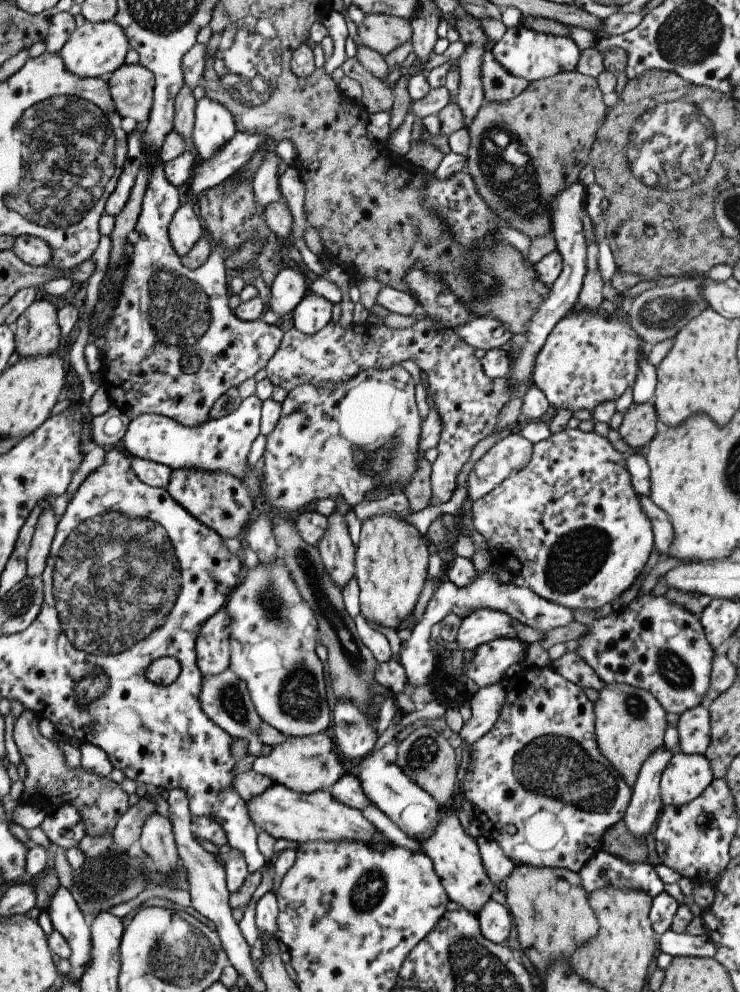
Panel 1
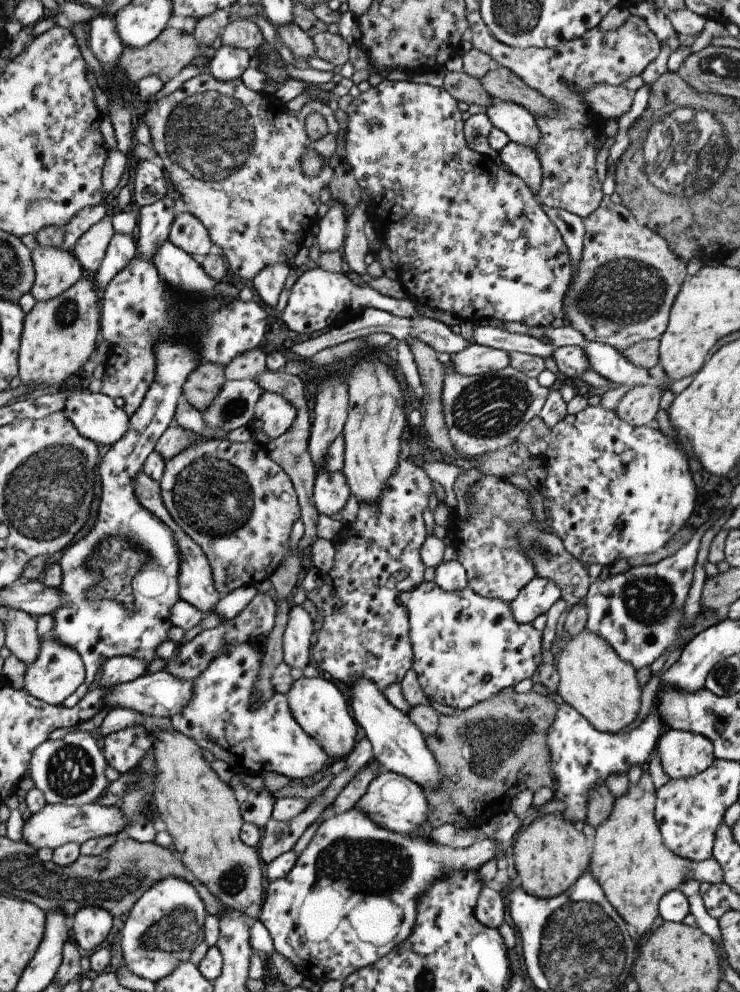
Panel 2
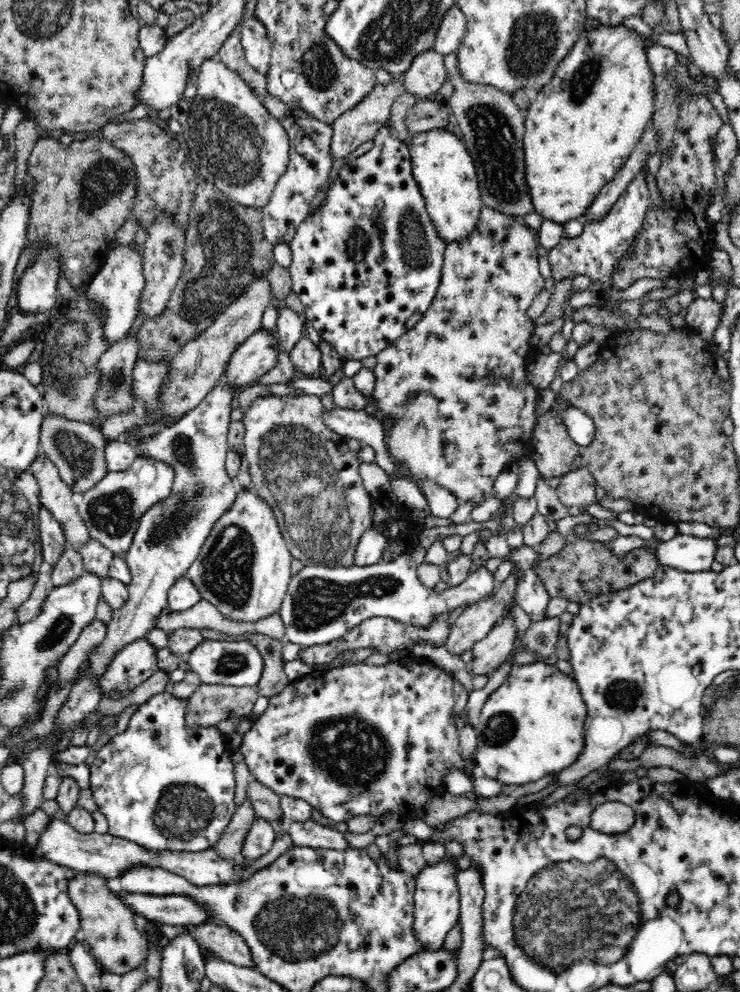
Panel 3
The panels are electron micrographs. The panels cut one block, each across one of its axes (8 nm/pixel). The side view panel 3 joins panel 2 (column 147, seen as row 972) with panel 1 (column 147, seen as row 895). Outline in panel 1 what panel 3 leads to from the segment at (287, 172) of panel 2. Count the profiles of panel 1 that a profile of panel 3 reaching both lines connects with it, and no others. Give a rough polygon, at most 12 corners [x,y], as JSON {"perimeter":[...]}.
{"perimeter":[[124,63],[106,81],[118,114],[146,124],[152,72]]}

